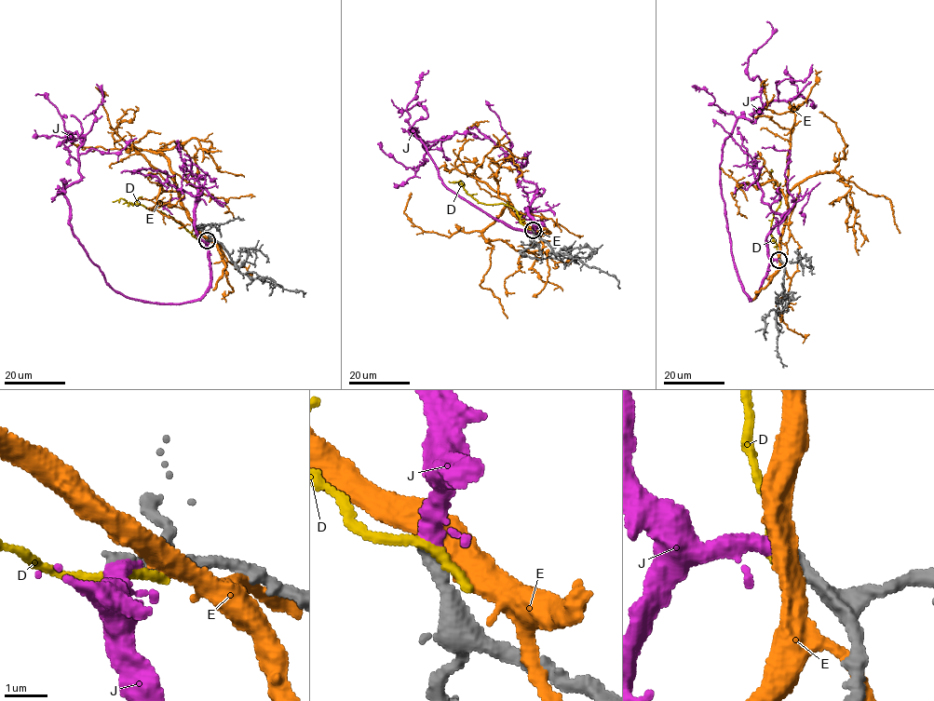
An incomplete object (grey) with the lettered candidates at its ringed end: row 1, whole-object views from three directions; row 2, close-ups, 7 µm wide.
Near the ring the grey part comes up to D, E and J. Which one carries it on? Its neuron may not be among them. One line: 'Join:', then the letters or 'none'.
Join: J

